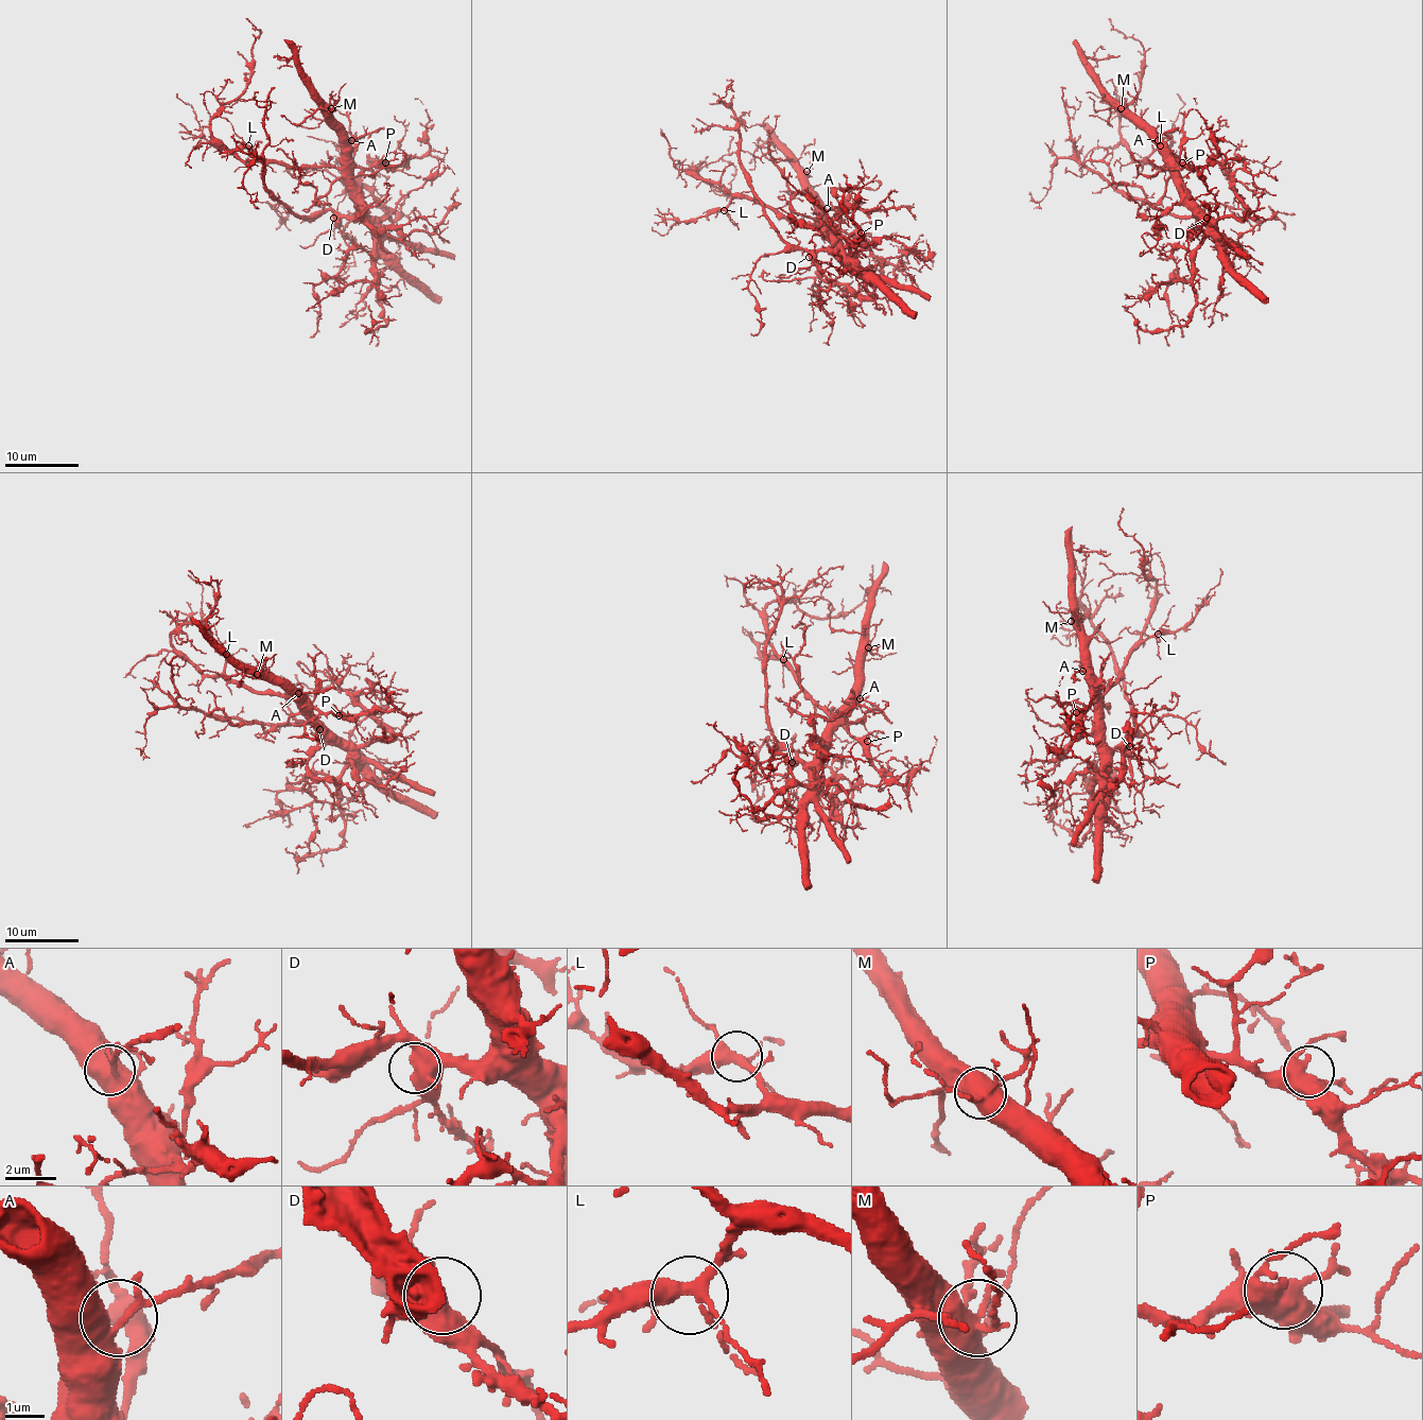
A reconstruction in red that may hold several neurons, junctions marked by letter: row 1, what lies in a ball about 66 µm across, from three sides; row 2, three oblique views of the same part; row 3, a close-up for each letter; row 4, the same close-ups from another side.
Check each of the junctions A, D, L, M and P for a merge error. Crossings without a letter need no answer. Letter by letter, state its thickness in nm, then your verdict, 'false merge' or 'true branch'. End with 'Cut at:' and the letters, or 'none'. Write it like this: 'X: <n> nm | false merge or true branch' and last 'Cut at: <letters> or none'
A: 280 nm | true branch
D: 480 nm | true branch
L: 360 nm | true branch
M: 400 nm | true branch
P: 480 nm | true branch
Cut at: none

